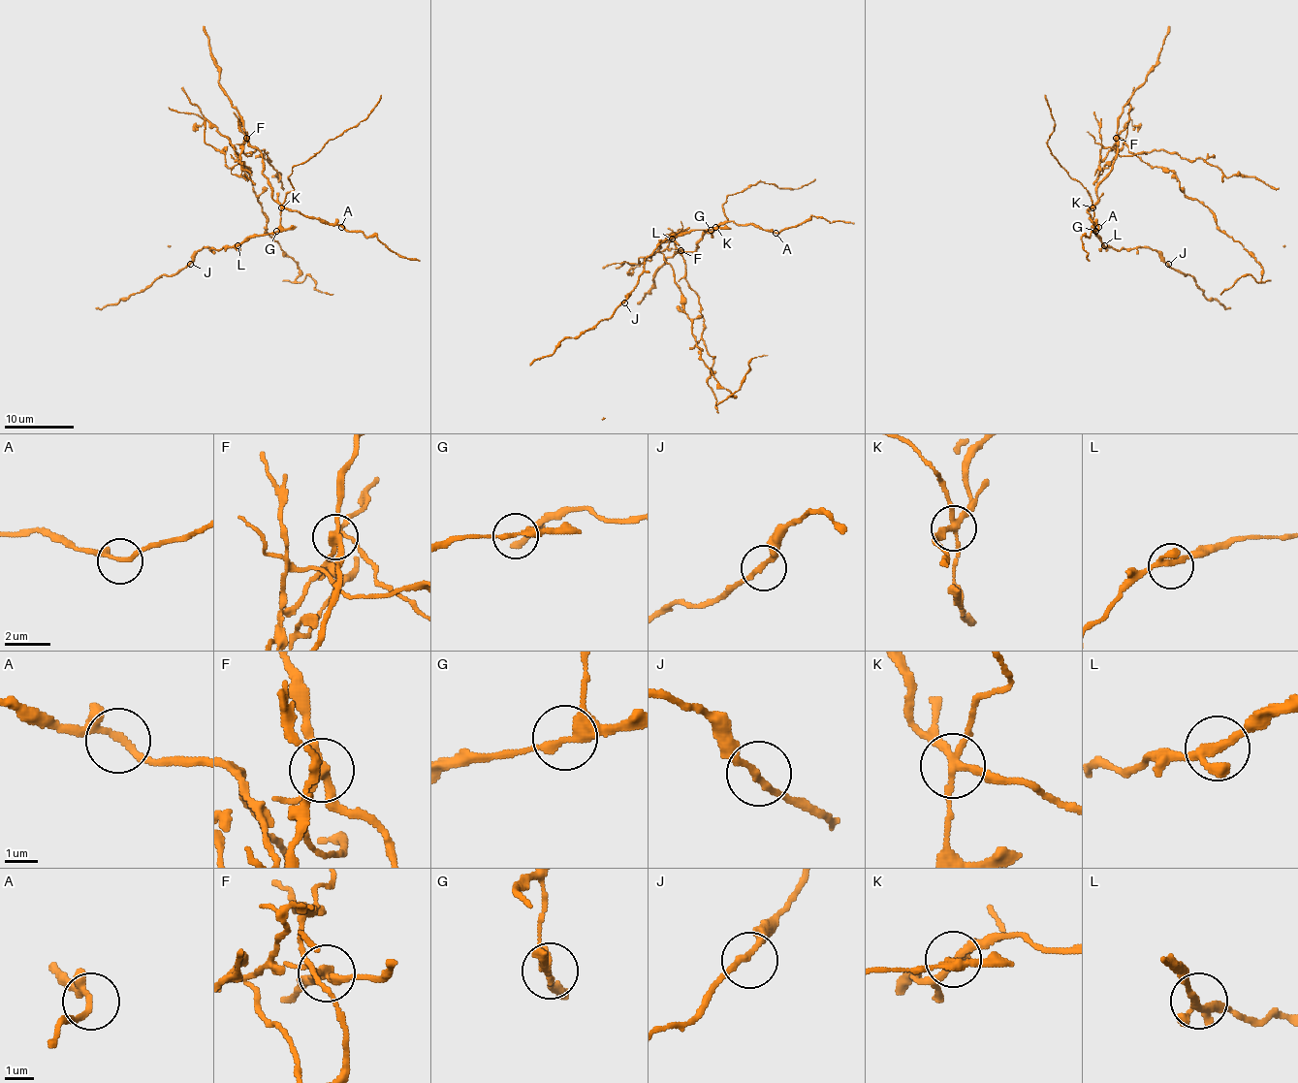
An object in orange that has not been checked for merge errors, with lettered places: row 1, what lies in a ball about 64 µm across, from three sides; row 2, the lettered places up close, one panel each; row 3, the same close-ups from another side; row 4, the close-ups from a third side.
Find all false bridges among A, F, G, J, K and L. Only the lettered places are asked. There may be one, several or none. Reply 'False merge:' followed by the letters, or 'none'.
False merge: F, K

